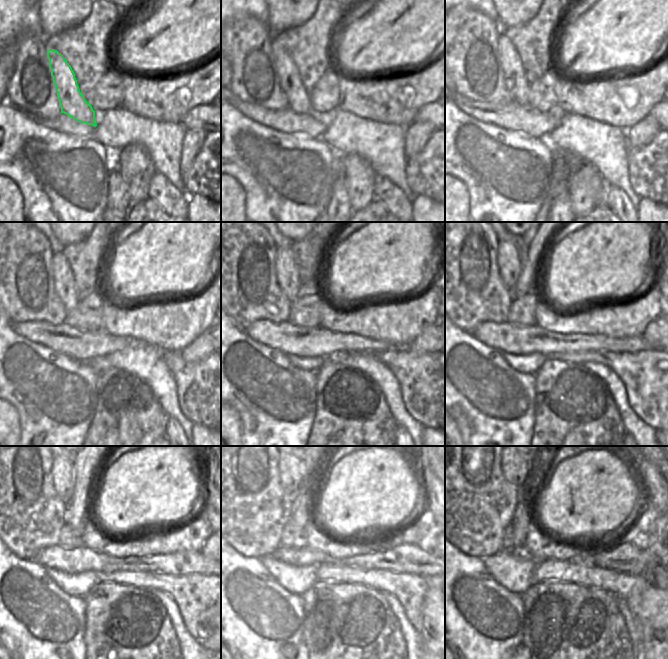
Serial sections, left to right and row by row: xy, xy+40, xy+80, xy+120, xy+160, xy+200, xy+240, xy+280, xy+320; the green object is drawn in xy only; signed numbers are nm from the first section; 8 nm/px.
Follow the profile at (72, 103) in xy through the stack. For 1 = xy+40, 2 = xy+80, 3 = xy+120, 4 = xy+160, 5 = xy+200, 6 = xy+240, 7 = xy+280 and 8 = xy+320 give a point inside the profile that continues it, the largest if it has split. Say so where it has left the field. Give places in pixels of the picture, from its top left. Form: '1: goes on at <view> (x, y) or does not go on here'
1: goes on at xy+40 (298, 100)
2: goes on at xy+80 (513, 71)
3: goes on at xy+120 (63, 280)
4: goes on at xy+160 (286, 269)
5: goes on at xy+200 (508, 261)
6: goes on at xy+240 (62, 472)
7: goes on at xy+280 (289, 466)
8: goes on at xy+320 (515, 466)

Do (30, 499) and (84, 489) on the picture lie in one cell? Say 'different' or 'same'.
different

